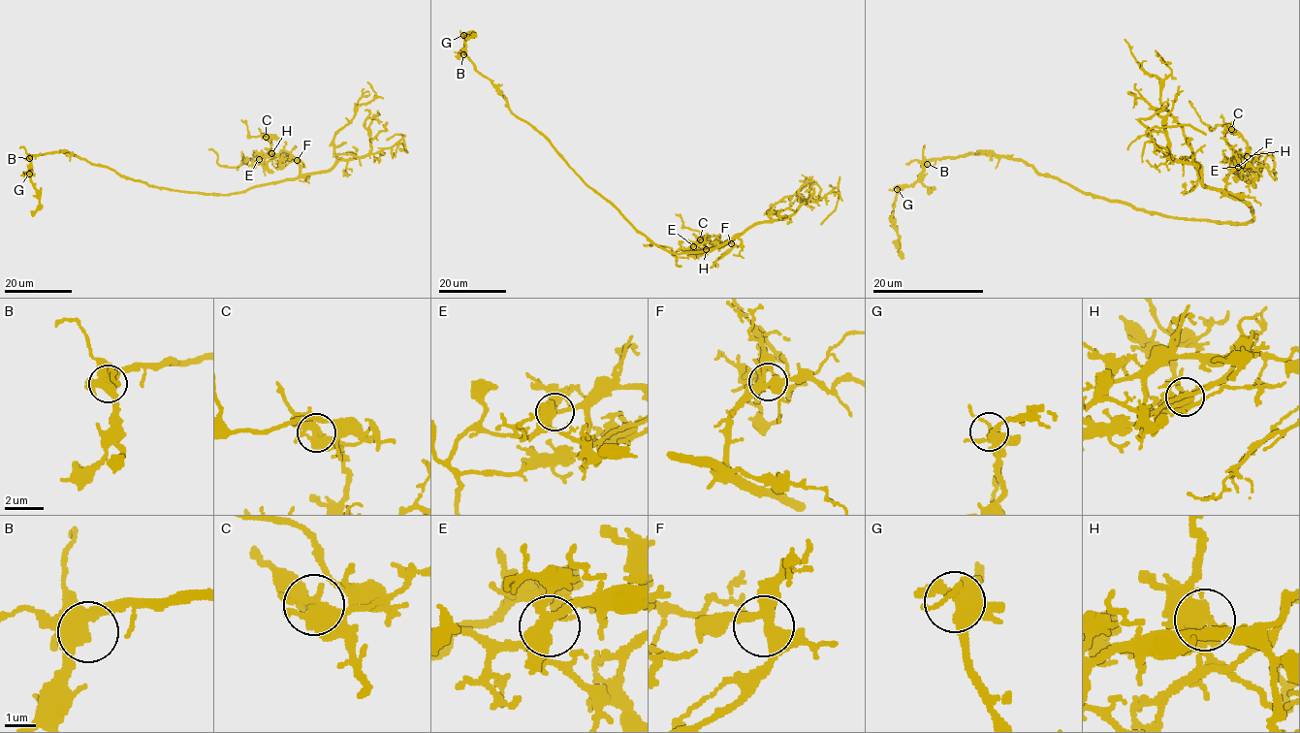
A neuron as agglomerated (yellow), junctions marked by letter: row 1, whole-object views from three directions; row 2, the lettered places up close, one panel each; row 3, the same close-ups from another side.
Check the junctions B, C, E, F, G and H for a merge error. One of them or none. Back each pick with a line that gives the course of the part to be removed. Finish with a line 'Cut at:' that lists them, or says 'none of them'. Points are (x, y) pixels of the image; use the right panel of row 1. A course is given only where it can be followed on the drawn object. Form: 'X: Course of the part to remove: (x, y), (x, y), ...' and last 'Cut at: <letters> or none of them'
H: Course of the part to remove: (1246, 155), (1260, 165), (1260, 172), (1249, 181), (1238, 175), (1239, 148)
Cut at: H

